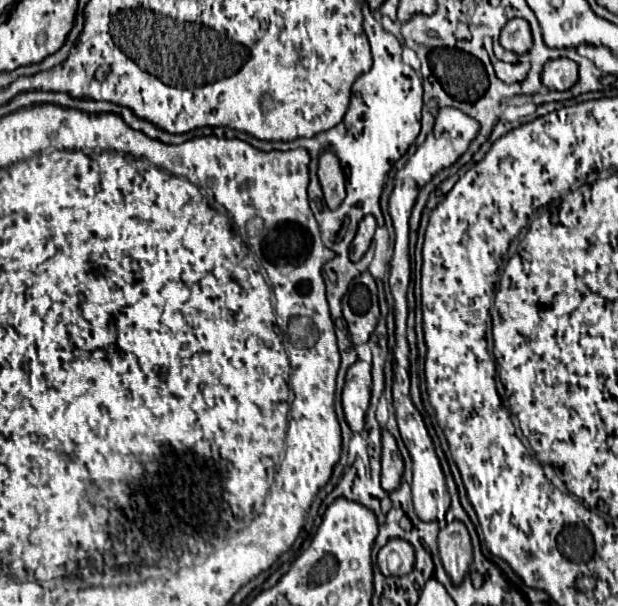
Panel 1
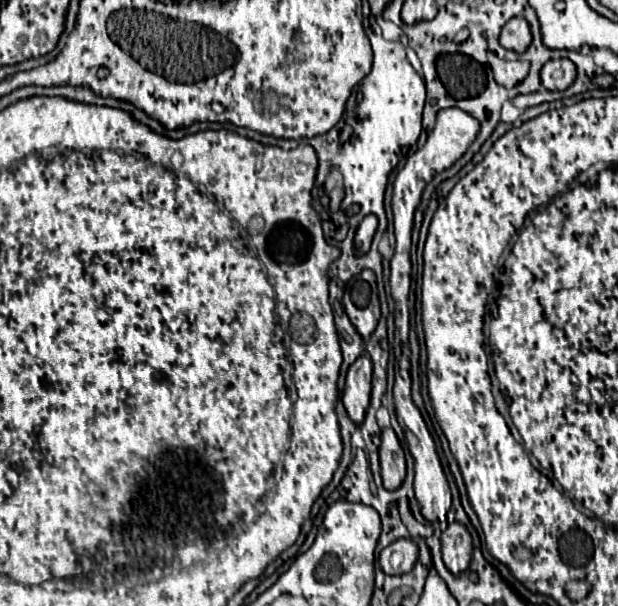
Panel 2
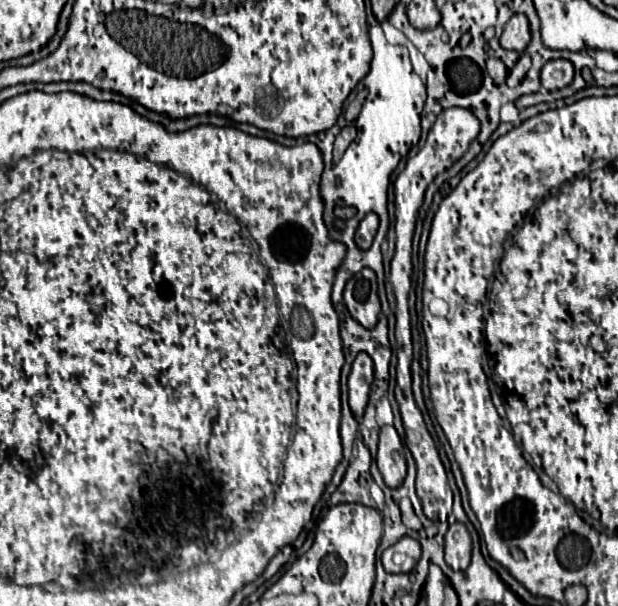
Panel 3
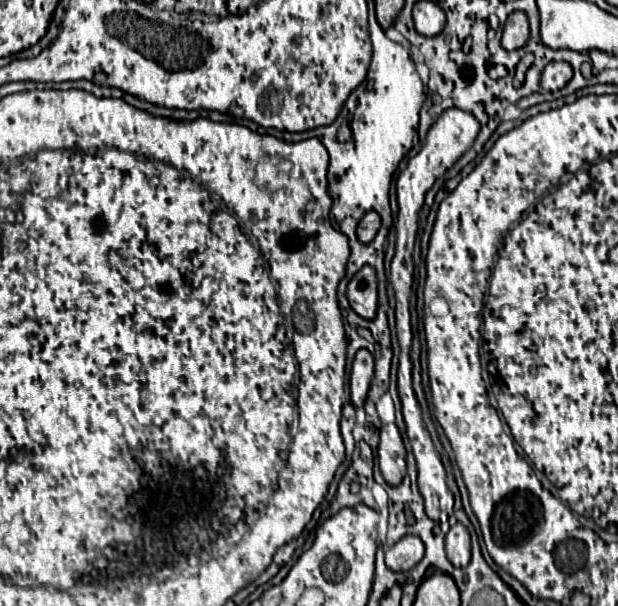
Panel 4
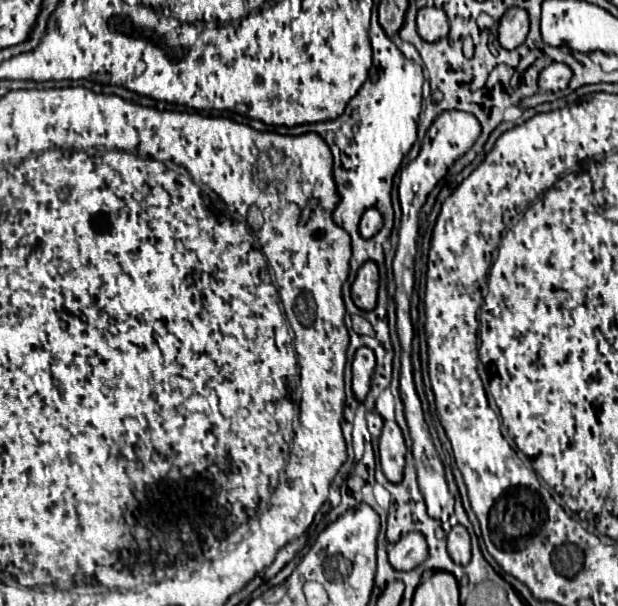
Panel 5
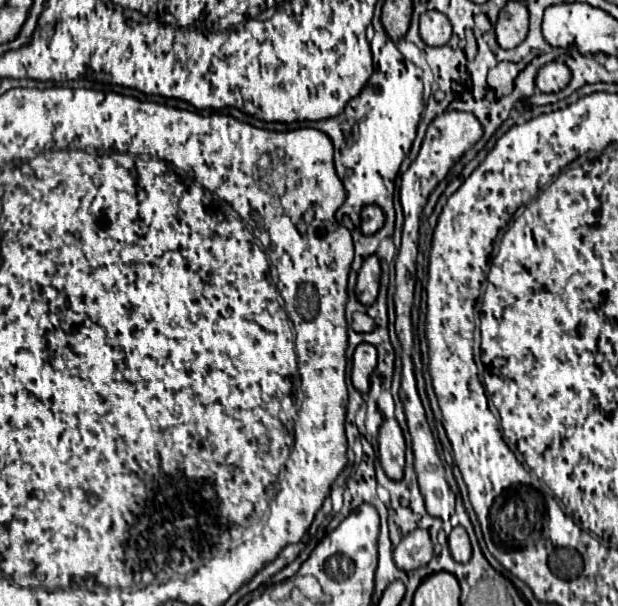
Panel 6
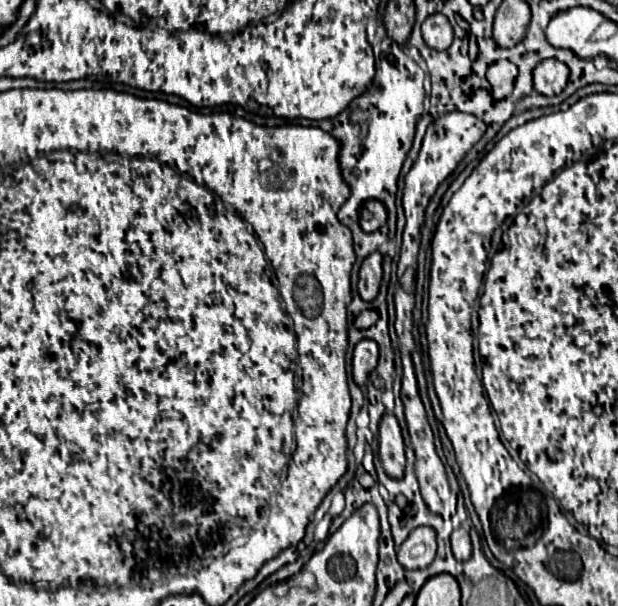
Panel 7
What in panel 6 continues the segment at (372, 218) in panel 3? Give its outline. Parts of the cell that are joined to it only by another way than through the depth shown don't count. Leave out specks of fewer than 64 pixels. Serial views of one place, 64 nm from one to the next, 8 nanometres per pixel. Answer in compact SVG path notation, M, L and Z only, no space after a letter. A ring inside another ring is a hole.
M368 204L362 210L362 232L364 234L374 234L384 226L384 212L378 204Z

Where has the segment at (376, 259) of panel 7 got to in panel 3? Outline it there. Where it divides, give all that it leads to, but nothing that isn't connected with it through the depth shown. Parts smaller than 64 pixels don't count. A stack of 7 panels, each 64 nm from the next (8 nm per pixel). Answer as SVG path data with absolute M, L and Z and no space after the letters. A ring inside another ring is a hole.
M362 268L352 276L344 288L344 302L348 312L366 328L374 328L378 322L380 300L376 294L376 274L370 268Z

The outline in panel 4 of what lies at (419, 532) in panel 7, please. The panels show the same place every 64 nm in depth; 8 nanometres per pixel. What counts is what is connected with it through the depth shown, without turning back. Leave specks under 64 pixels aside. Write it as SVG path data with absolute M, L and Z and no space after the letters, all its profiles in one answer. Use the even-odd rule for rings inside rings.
M406 534L404 538L400 538L394 546L386 548L386 566L394 572L408 572L410 568L414 568L420 560L424 558L424 542L420 540L420 536L416 534Z

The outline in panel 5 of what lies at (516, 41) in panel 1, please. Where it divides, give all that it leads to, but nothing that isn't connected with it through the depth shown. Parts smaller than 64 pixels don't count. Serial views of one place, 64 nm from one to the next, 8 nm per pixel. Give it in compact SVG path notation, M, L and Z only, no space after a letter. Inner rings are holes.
M508 8L498 26L498 42L506 50L514 50L528 36L528 12L524 8Z

